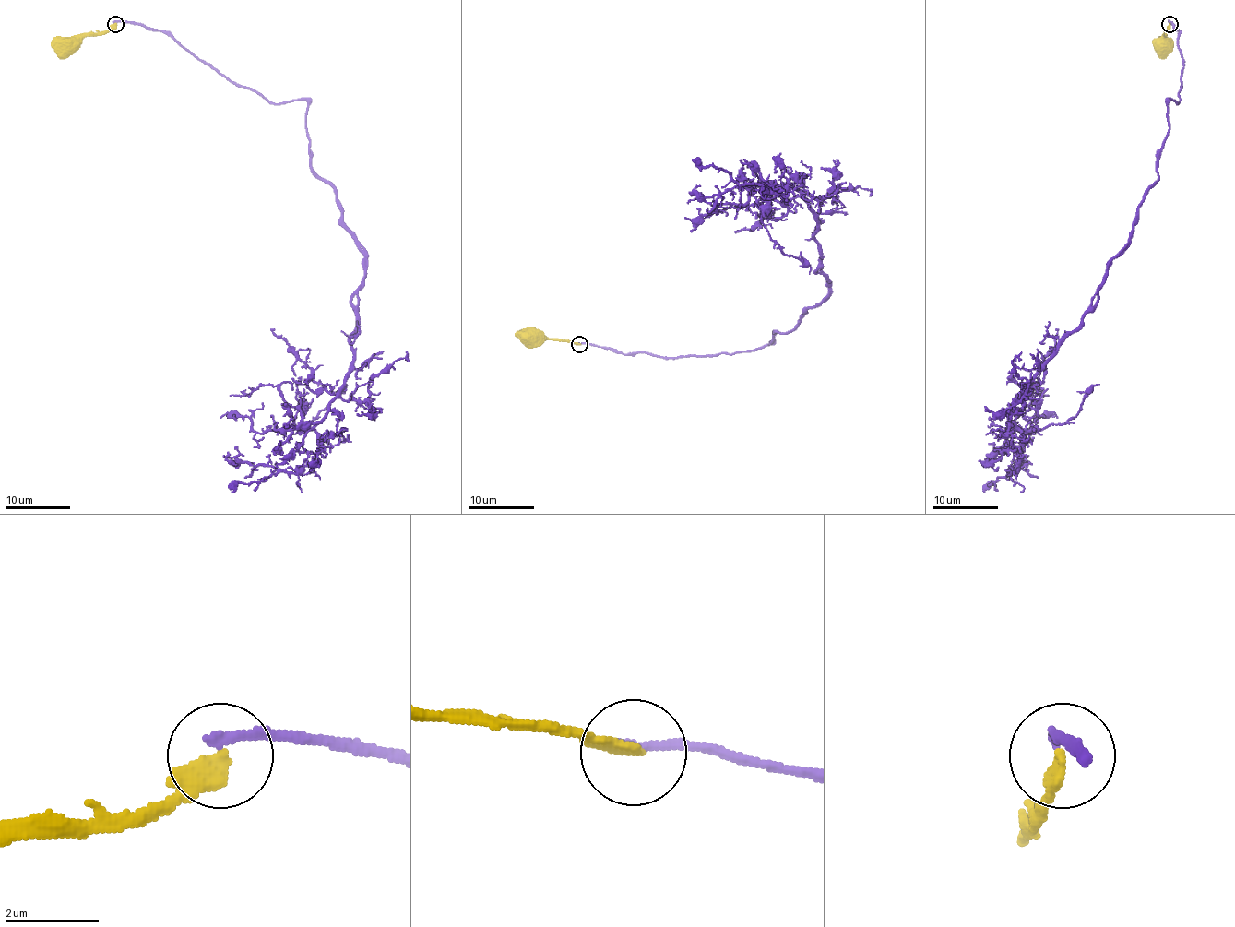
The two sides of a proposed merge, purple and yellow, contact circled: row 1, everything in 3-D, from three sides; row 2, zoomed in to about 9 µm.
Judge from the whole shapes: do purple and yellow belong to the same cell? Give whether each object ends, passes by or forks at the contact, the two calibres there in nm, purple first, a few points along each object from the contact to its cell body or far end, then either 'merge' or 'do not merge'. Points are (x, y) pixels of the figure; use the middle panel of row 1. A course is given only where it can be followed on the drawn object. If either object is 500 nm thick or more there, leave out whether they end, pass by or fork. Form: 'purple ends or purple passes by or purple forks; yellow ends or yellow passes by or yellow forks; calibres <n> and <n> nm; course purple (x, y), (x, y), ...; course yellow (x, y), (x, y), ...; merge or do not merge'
purple ends; yellow ends; calibres 190 and 320 nm; course purple (578, 344), (670, 359), (749, 352), (827, 294), (818, 218), (793, 186), (767, 193), (694, 159); course yellow (578, 344), (531, 338); do not merge

